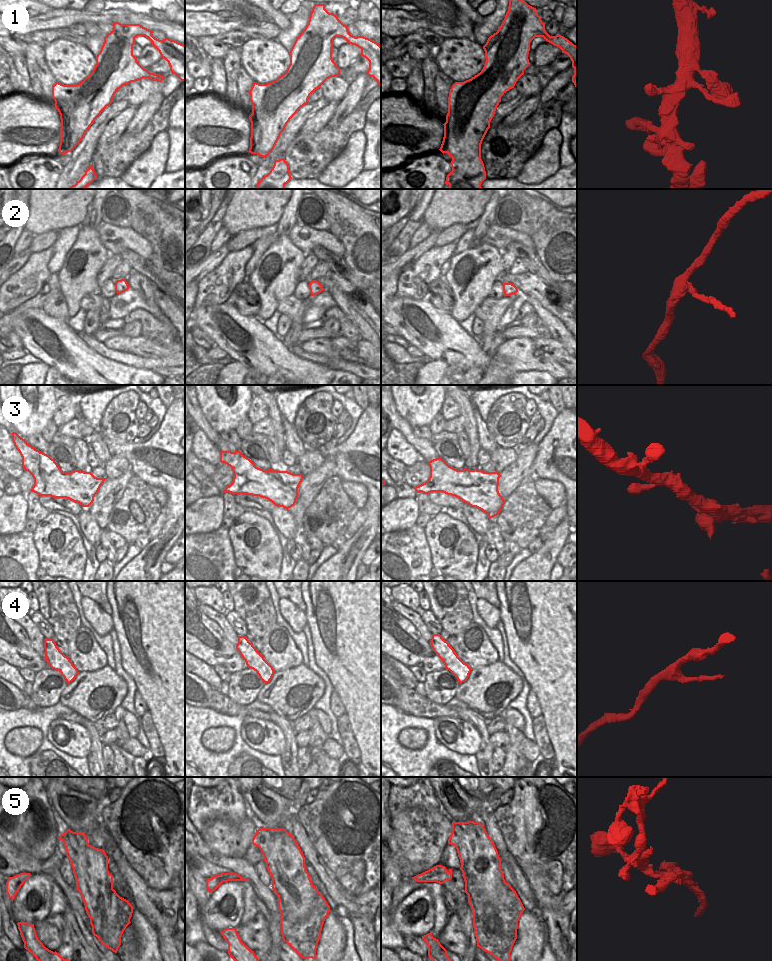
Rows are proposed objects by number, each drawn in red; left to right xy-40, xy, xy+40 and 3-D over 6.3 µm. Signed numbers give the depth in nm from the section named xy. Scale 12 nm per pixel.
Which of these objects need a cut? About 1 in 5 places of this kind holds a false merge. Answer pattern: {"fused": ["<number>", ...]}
{"fused": ["5"]}

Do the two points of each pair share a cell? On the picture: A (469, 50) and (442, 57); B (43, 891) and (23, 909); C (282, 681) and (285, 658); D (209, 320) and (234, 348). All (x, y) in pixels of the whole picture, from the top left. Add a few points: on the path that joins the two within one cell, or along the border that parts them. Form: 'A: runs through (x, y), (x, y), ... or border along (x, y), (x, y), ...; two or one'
A: runs through (462, 55), (449, 55); one
B: runs through (35, 889), (31, 889), (26, 894), (25, 901); one
C: border along (301, 662), (296, 666), (275, 672); two
D: runs through (216, 327), (227, 341); one

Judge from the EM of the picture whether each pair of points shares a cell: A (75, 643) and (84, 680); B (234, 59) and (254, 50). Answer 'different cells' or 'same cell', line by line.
A: different cells
B: different cells

